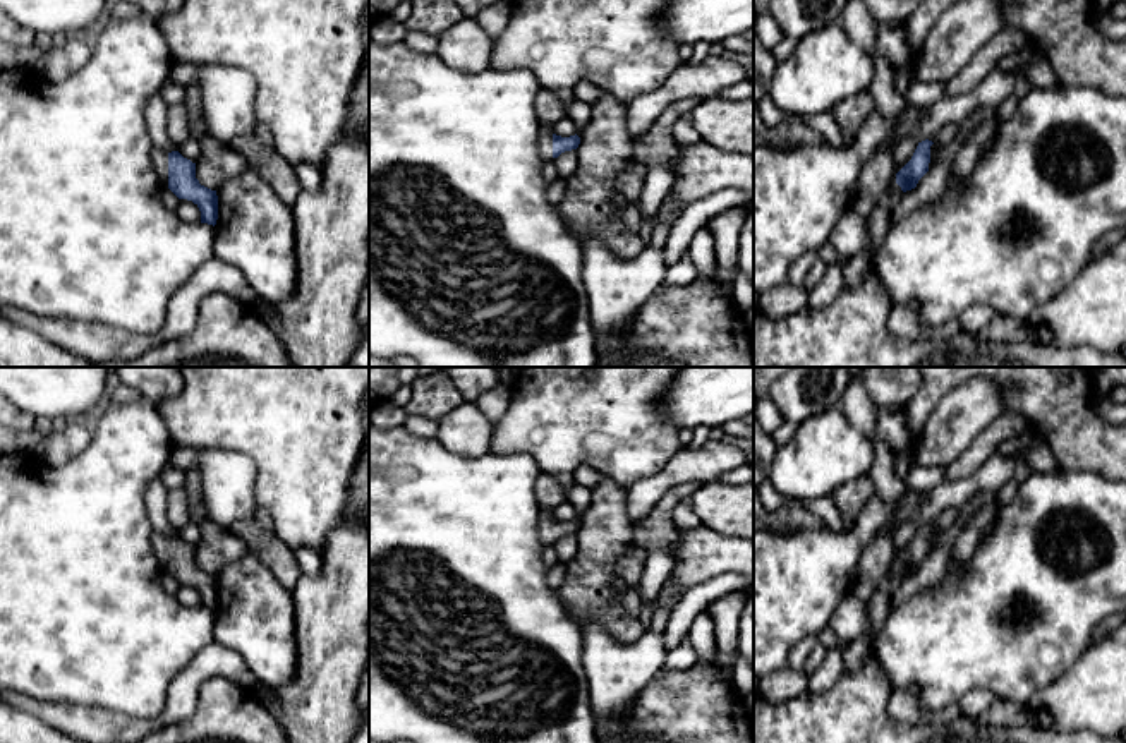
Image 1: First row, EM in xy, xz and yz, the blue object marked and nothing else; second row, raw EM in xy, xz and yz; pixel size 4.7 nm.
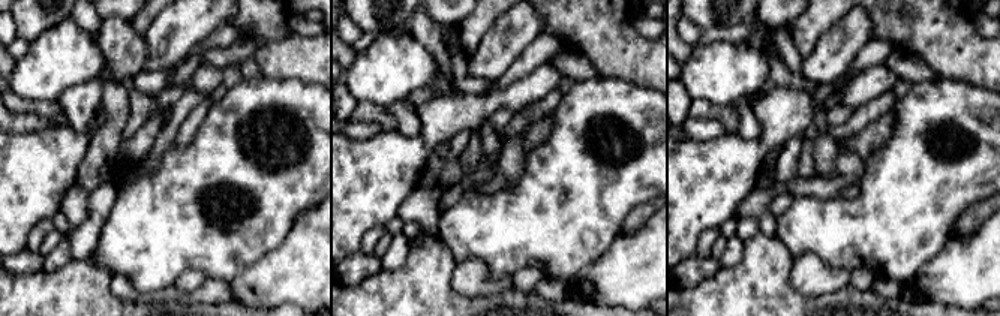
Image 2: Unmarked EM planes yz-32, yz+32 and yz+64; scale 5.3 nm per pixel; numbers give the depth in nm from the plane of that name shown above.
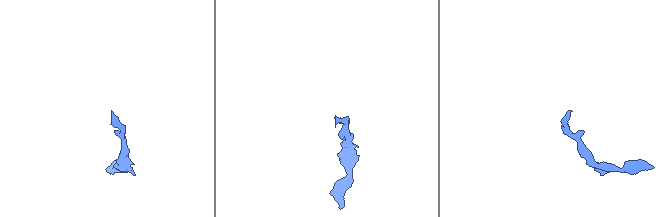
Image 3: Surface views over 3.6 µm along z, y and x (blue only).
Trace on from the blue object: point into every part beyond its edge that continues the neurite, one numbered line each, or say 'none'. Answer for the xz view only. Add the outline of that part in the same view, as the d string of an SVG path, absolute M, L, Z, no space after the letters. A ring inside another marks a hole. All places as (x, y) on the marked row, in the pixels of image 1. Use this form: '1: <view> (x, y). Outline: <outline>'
1: xz (544, 138). Outline: M541 125L539 134L537 134L537 149L541 154L541 160L546 161L554 161L553 158L553 129L551 125Z

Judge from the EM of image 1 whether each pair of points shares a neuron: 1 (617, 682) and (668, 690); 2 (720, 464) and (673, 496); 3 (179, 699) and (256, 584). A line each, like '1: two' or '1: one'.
1: two
2: two
3: two

